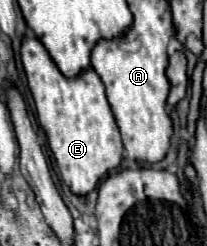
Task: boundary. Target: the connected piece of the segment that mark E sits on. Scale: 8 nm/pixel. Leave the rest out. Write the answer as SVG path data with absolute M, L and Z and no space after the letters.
M33 36L23 40L21 60L31 94L35 98L37 118L47 134L61 180L73 194L85 196L95 190L97 182L123 160L123 144L111 106L105 98L105 86L93 68L85 70L73 80L65 78L47 54L45 46Z

